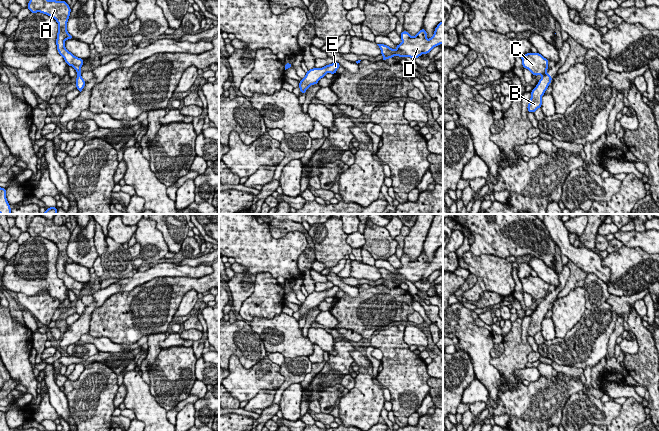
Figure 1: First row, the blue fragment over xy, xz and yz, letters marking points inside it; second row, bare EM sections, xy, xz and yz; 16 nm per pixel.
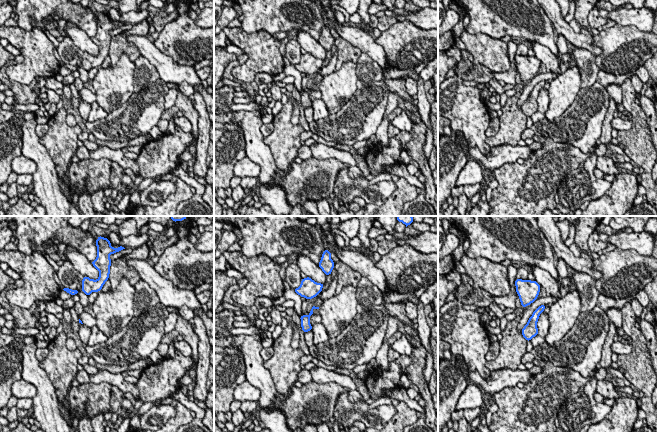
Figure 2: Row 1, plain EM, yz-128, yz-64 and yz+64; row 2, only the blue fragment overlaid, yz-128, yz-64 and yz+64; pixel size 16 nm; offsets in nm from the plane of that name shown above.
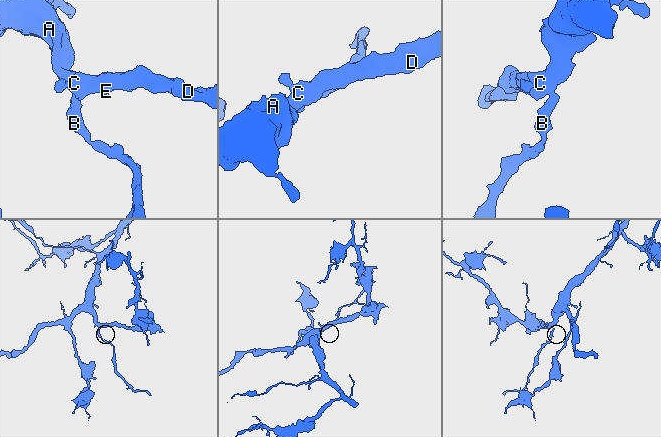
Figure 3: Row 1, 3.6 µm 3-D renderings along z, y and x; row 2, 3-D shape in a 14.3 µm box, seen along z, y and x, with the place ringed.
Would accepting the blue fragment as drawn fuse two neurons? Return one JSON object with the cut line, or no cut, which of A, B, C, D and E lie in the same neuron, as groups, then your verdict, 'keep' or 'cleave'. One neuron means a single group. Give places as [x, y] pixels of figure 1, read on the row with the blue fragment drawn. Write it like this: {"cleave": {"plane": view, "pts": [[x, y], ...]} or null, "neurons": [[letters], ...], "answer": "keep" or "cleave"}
{"cleave": {"plane": "yz", "pts": [[545, 71], [542, 75]]}, "neurons": [["A", "C", "D", "E"], ["B"]], "answer": "cleave"}

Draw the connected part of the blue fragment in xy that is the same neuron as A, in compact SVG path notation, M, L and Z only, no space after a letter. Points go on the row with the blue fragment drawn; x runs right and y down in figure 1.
M30 0L27 8L31 13L40 12L56 20L58 23L57 51L68 66L72 66L77 73L81 72L84 60L74 56L65 47L65 41L73 38L67 31L67 22L71 12L70 6L64 0L60 2L56 0Z

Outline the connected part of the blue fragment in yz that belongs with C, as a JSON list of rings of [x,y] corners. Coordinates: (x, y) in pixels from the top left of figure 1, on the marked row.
[[[527,53],[520,56],[522,59],[523,68],[528,69],[532,75],[543,75],[548,70],[549,60],[544,58],[541,54]]]

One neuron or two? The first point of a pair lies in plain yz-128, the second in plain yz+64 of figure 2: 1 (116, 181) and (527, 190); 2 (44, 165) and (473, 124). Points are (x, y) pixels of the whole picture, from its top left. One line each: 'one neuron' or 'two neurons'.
1: two neurons
2: one neuron

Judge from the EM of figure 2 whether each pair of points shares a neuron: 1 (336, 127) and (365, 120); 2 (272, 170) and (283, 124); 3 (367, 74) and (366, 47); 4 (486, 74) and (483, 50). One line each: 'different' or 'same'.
1: same
2: different
3: different
4: different

